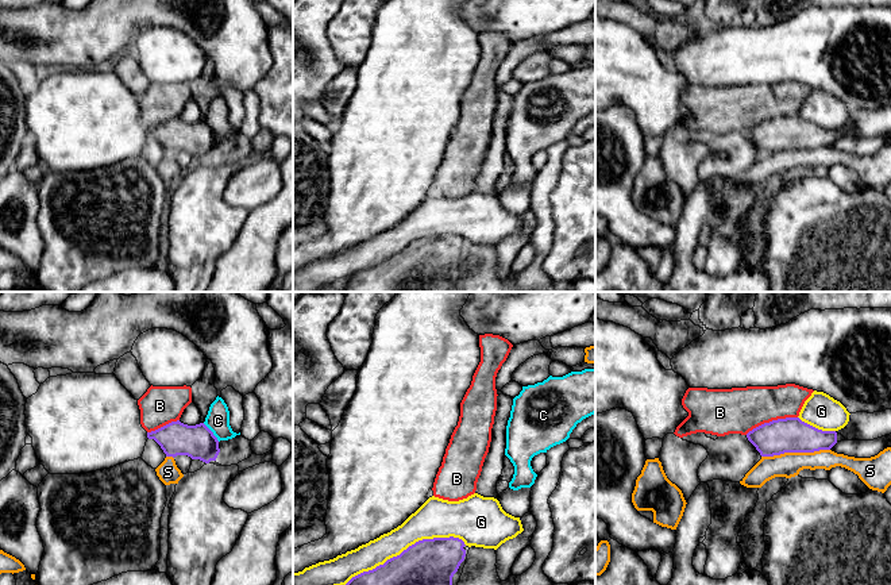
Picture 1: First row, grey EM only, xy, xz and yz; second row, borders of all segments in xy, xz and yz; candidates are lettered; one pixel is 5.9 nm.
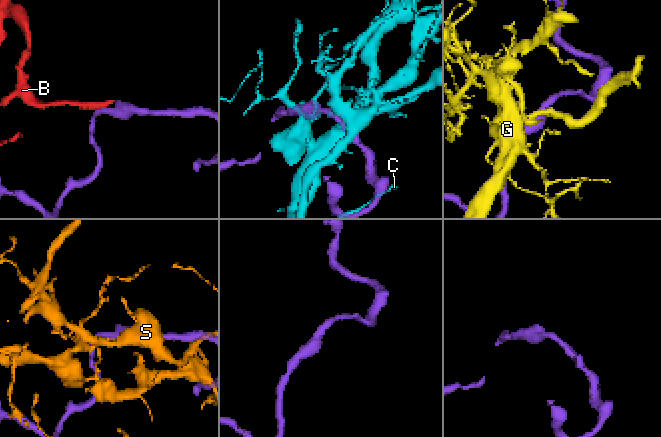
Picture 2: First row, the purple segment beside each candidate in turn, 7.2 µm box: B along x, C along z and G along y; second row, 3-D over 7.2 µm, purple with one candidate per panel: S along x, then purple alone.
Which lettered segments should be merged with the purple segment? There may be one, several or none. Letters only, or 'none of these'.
B

